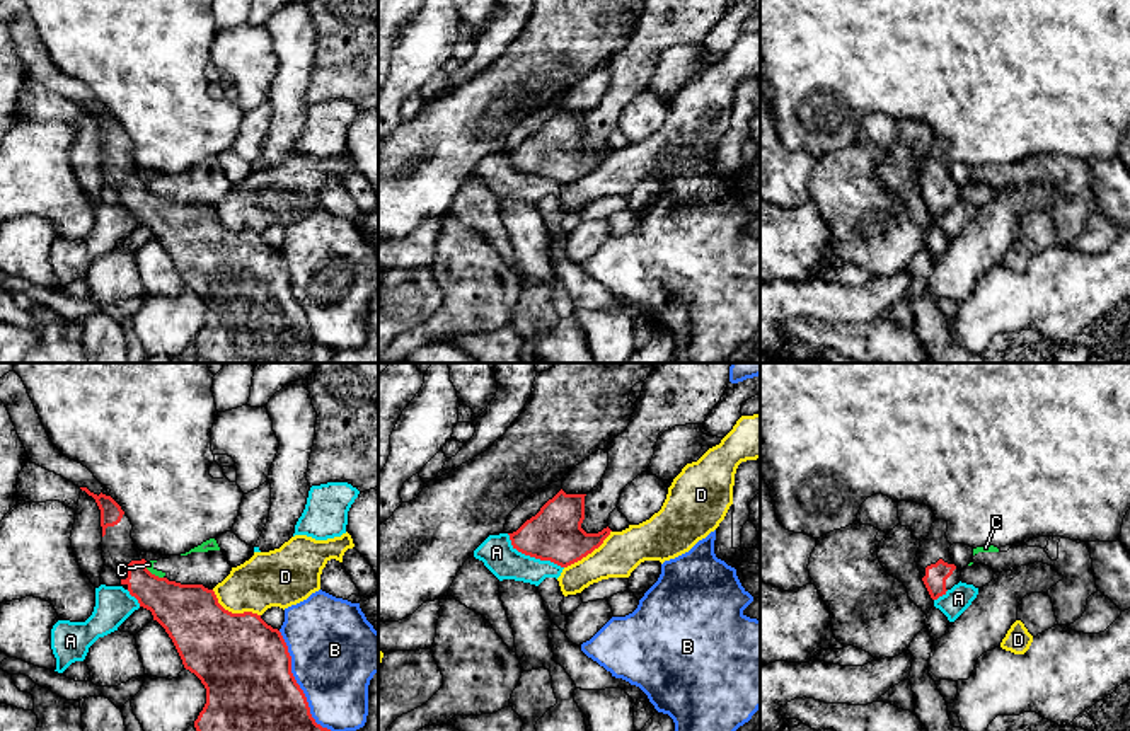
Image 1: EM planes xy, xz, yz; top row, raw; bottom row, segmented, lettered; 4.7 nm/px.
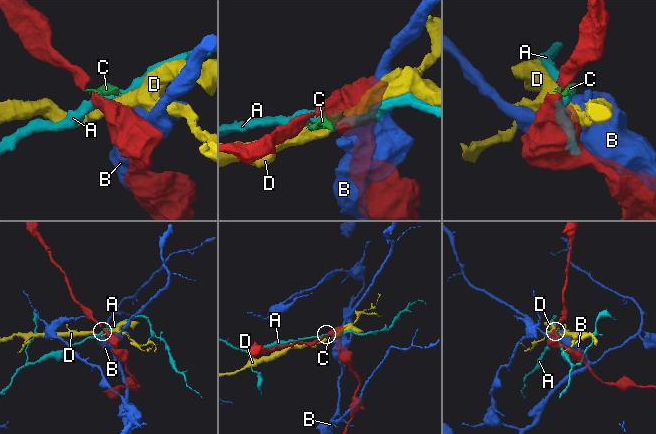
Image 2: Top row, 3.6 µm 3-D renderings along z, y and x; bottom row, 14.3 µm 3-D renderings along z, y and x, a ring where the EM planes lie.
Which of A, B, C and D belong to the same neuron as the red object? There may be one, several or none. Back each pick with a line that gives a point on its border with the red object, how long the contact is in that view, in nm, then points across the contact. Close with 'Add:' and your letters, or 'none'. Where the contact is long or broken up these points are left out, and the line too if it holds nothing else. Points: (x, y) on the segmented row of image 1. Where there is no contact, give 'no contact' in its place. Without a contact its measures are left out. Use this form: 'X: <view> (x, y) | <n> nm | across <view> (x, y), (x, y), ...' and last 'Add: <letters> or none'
Add: none

